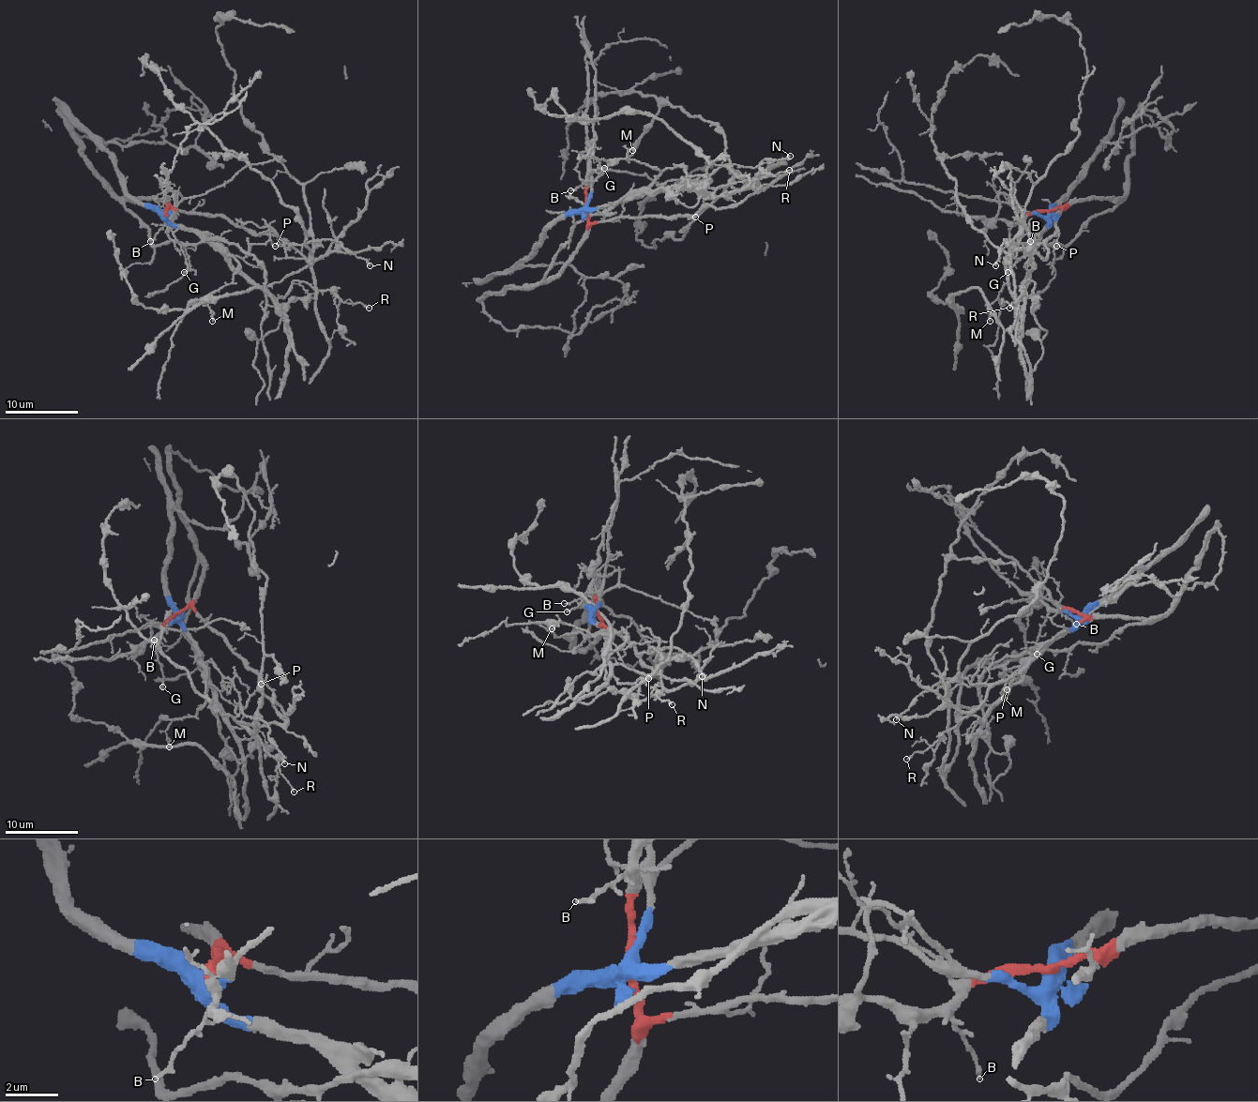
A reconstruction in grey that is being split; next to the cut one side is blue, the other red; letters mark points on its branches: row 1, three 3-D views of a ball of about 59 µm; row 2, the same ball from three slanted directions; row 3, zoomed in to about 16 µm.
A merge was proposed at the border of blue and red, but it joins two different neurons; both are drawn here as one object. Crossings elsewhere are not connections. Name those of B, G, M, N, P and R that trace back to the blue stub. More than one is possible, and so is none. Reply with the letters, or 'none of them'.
M, R

